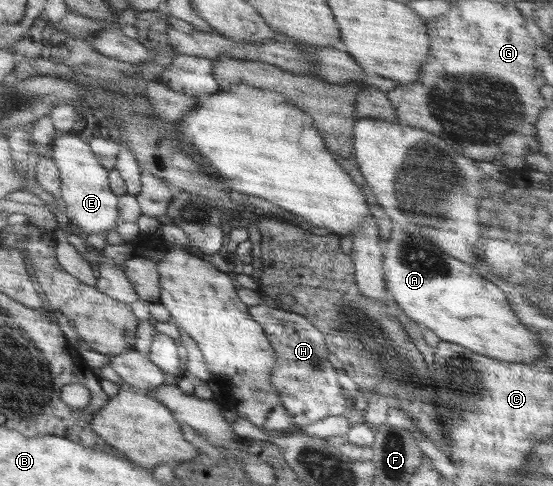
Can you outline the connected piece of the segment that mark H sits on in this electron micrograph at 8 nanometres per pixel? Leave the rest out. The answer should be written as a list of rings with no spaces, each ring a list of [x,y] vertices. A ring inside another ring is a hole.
[[[268,301],[249,306],[248,313],[264,330],[273,352],[276,353],[276,365],[272,369],[270,381],[278,389],[280,401],[290,413],[294,425],[306,427],[324,417],[342,415],[350,399],[338,382],[334,363],[328,361],[330,355],[319,329],[304,316],[278,309]]]

